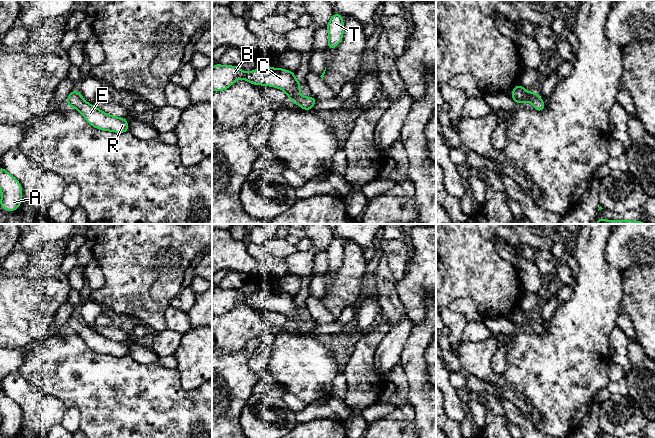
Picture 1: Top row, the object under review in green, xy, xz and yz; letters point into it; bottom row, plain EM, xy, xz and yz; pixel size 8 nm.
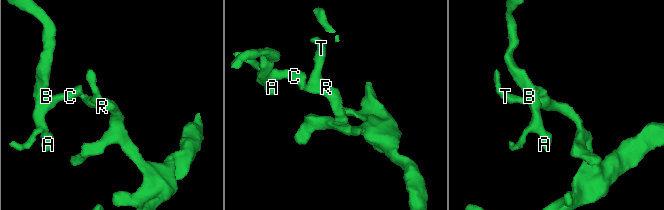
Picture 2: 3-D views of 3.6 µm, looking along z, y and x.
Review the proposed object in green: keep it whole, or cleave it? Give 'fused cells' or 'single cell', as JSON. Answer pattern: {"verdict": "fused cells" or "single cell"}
{"verdict": "single cell"}

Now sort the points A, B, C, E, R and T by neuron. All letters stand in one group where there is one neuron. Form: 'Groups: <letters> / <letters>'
Groups: A B C E R T

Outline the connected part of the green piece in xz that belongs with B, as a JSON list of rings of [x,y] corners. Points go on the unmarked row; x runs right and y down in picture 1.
[[[216,288],[212,291],[212,314],[220,316],[226,314],[238,303],[244,302],[250,308],[264,309],[279,312],[287,317],[289,325],[299,329],[302,333],[310,335],[318,325],[314,320],[303,321],[299,319],[300,306],[295,303],[296,296],[263,290],[250,296],[243,296],[239,290],[223,290]]]

